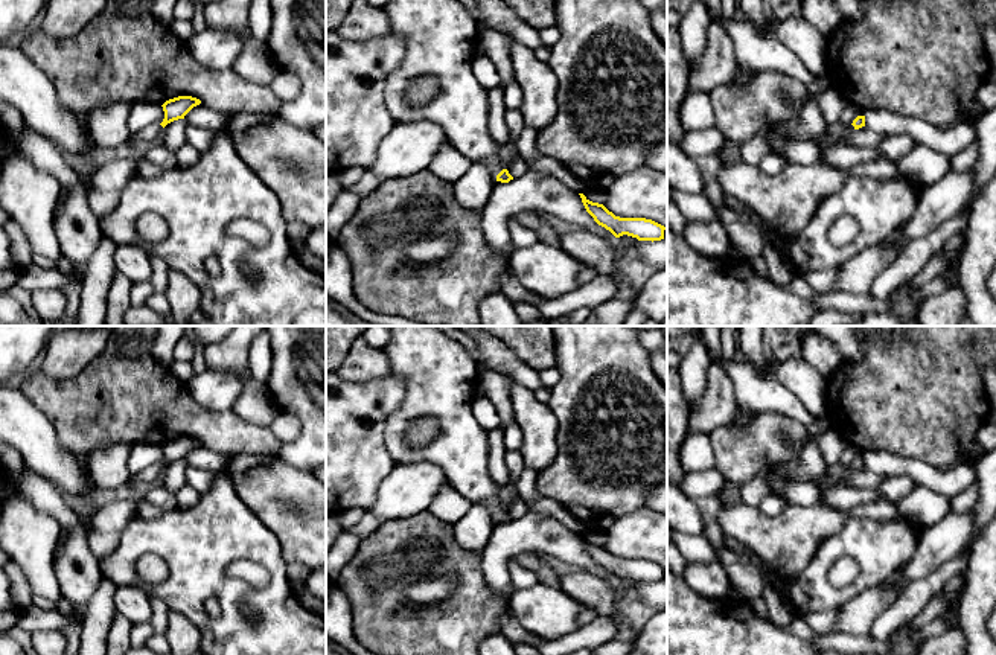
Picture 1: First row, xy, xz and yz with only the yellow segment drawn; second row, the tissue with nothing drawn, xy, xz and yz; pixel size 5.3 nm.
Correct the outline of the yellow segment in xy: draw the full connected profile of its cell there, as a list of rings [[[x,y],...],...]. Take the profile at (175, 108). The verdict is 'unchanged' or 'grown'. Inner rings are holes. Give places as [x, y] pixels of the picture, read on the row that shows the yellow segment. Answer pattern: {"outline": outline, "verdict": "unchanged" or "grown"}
{"outline": [[[178,96],[166,101],[161,107],[164,111],[164,119],[161,123],[154,123],[143,128],[140,133],[129,134],[128,145],[142,145],[151,142],[158,133],[171,122],[184,119],[184,116],[201,101],[192,96]]], "verdict": "grown"}

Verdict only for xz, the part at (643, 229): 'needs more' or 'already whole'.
already whole

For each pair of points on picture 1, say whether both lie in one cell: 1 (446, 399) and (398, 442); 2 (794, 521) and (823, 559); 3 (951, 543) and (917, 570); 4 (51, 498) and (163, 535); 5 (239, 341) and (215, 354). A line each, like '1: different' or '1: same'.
1: same
2: different
3: same
4: different
5: same

